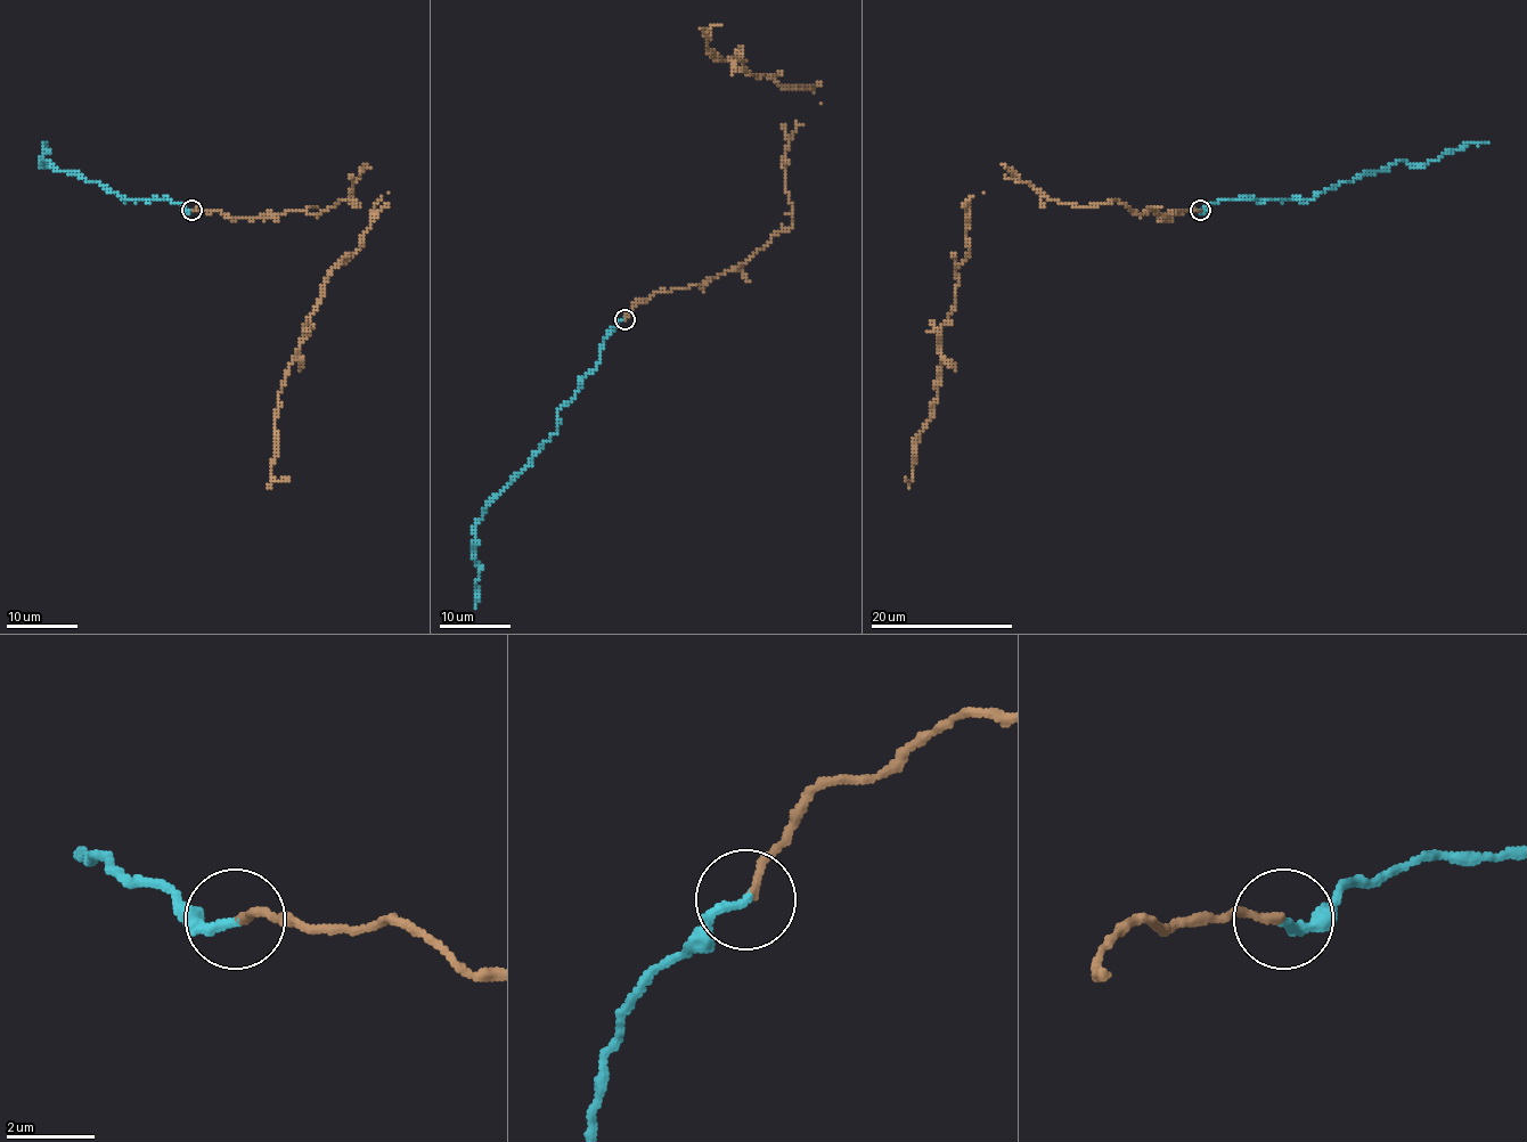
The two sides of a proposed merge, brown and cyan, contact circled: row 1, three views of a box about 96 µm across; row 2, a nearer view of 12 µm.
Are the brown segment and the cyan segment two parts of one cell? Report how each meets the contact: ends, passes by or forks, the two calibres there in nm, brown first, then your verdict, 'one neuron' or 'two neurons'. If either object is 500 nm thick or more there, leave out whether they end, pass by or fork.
brown ends | cyan ends | 180/220 nm | two neurons

